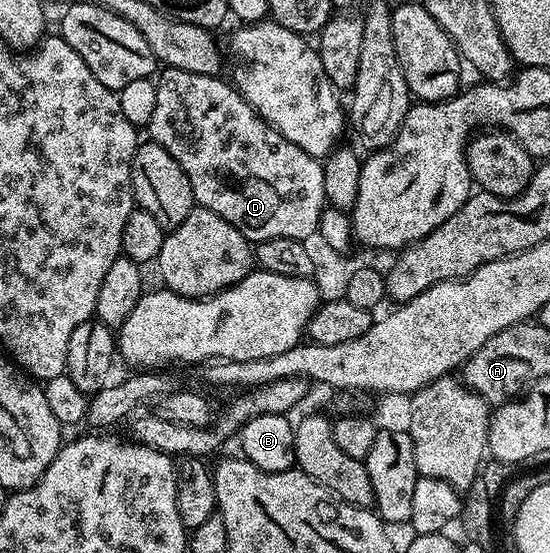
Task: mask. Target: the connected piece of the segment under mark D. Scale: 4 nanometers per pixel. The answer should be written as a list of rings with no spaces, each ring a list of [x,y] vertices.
[[[164,67],[163,70],[159,72],[158,78],[156,79],[158,101],[154,104],[154,117],[150,117],[146,128],[147,134],[152,134],[149,135],[151,142],[162,145],[162,149],[166,149],[166,153],[170,153],[170,157],[174,157],[174,161],[178,161],[178,165],[182,165],[182,173],[186,173],[186,177],[190,181],[193,200],[195,200],[199,206],[210,209],[214,213],[218,213],[218,217],[230,221],[230,225],[234,225],[234,229],[238,229],[238,233],[242,233],[242,237],[246,237],[249,243],[255,245],[267,239],[273,239],[274,237],[290,237],[291,239],[308,241],[311,235],[313,238],[313,236],[319,232],[320,218],[326,206],[324,186],[322,185],[322,173],[324,172],[323,162],[316,159],[310,153],[306,153],[306,149],[298,149],[298,145],[294,145],[294,141],[286,141],[286,137],[282,137],[282,133],[278,133],[278,129],[274,129],[268,124],[266,120],[236,92],[231,82],[224,80],[223,83],[222,80],[223,78],[214,75],[186,73],[186,69]]]

